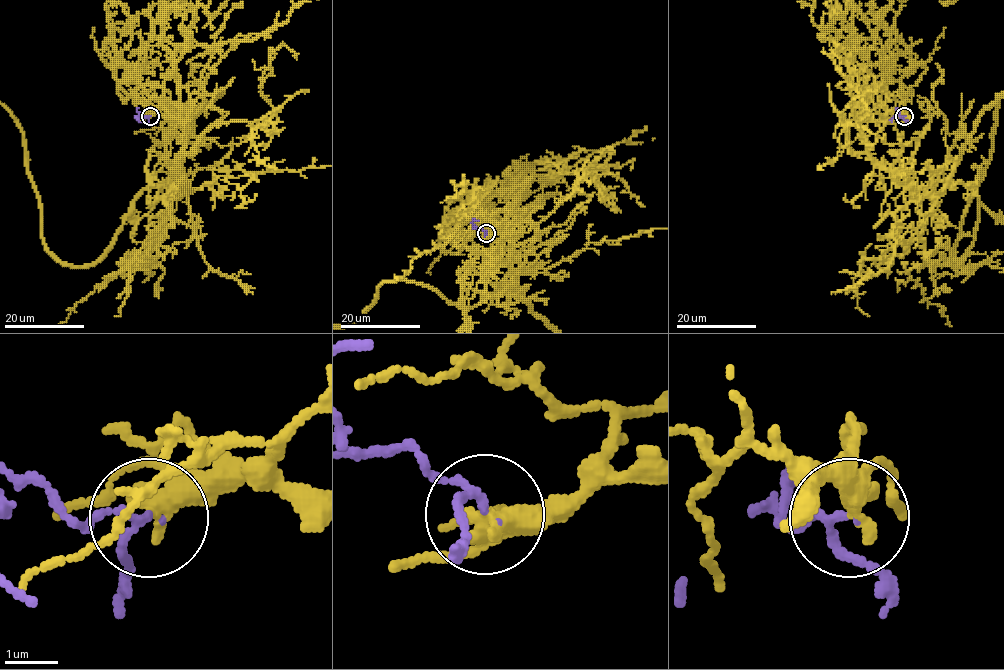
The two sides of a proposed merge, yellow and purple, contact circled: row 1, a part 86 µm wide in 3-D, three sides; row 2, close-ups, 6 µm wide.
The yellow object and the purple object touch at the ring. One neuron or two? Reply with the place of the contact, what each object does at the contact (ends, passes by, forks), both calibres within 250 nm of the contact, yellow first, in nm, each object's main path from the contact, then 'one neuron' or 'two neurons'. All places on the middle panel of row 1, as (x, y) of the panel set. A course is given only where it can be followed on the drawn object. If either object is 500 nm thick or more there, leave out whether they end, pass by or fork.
at (486, 233); yellow passes by; purple passes by; 340 nm thick on the yellow side, 130 nm on the other; yellow runs (486, 233), (511, 226), (522, 189), (514, 278), (474, 307), (385, 281), (356, 324); purple runs (486, 233), (472, 223), (478, 220); one neuron

